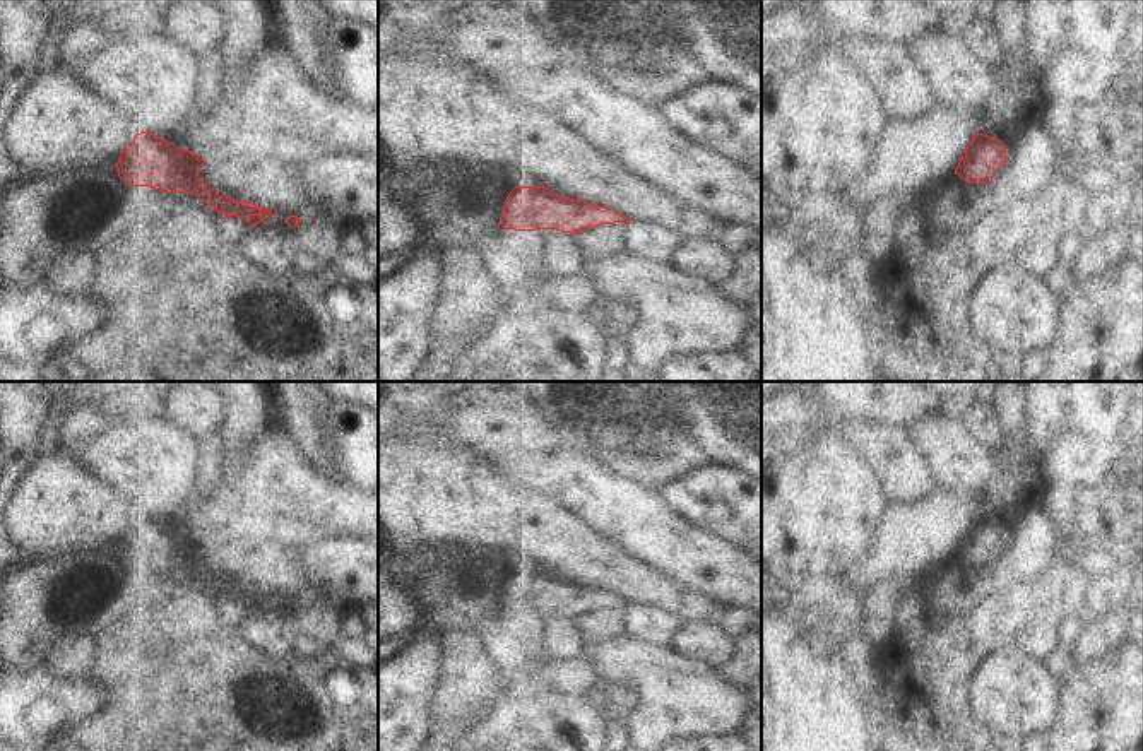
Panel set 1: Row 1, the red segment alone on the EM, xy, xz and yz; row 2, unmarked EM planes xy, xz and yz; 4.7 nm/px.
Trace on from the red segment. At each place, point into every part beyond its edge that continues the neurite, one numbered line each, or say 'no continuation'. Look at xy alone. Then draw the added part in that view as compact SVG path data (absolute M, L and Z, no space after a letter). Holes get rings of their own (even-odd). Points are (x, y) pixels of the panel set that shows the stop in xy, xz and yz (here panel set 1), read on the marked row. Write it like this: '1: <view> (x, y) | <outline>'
no continuation

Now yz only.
no continuation

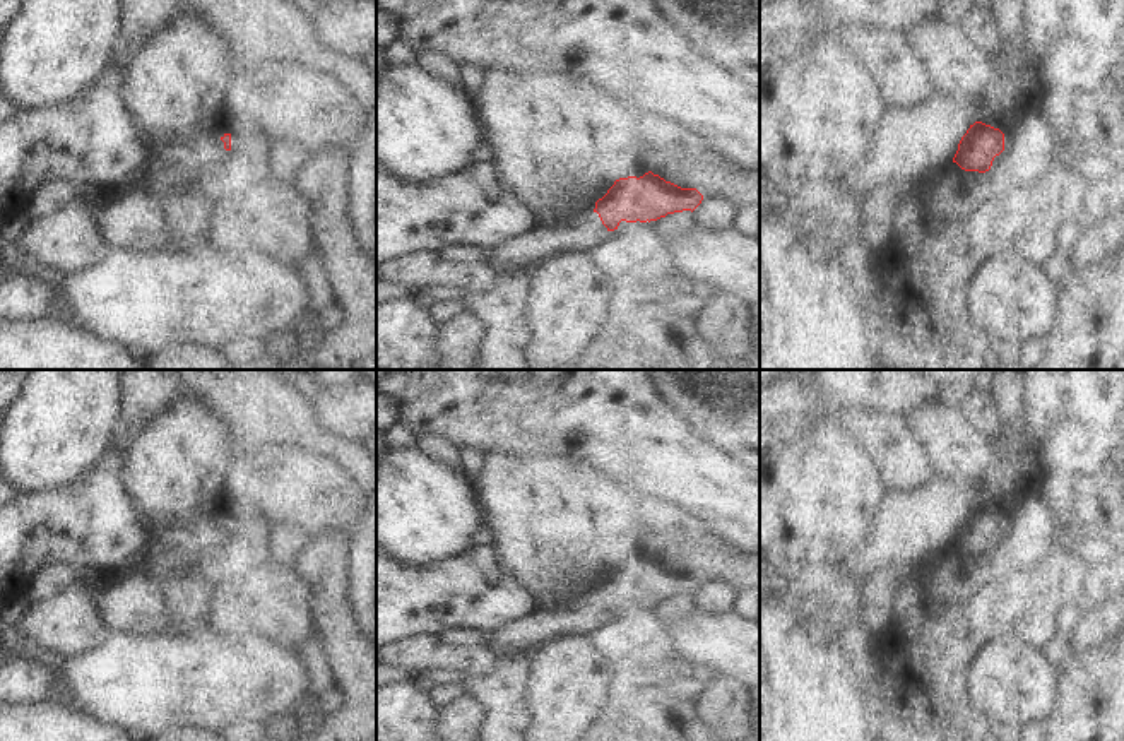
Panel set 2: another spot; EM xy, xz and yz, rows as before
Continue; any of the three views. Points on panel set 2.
1: xz (527, 250) | M592 212L583 219L554 221L503 240L484 248L479 262L489 265L498 274L510 274L534 269L558 252L585 248L594 255L600 255L607 243L609 231L599 214Z

